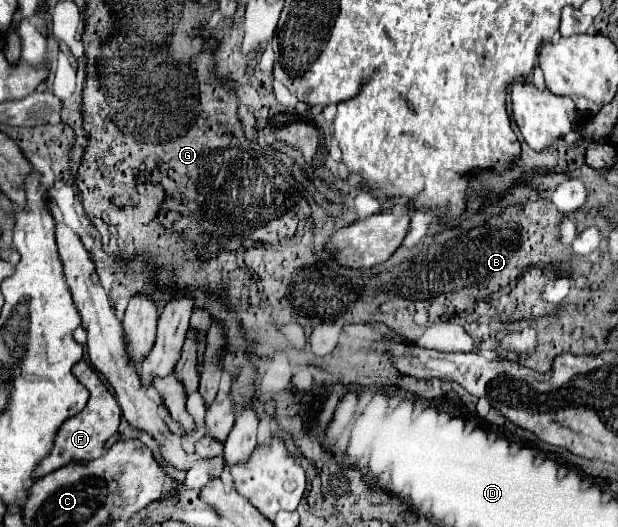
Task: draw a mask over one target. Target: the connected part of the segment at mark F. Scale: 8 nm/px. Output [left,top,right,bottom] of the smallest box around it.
[34,360,122,478]

